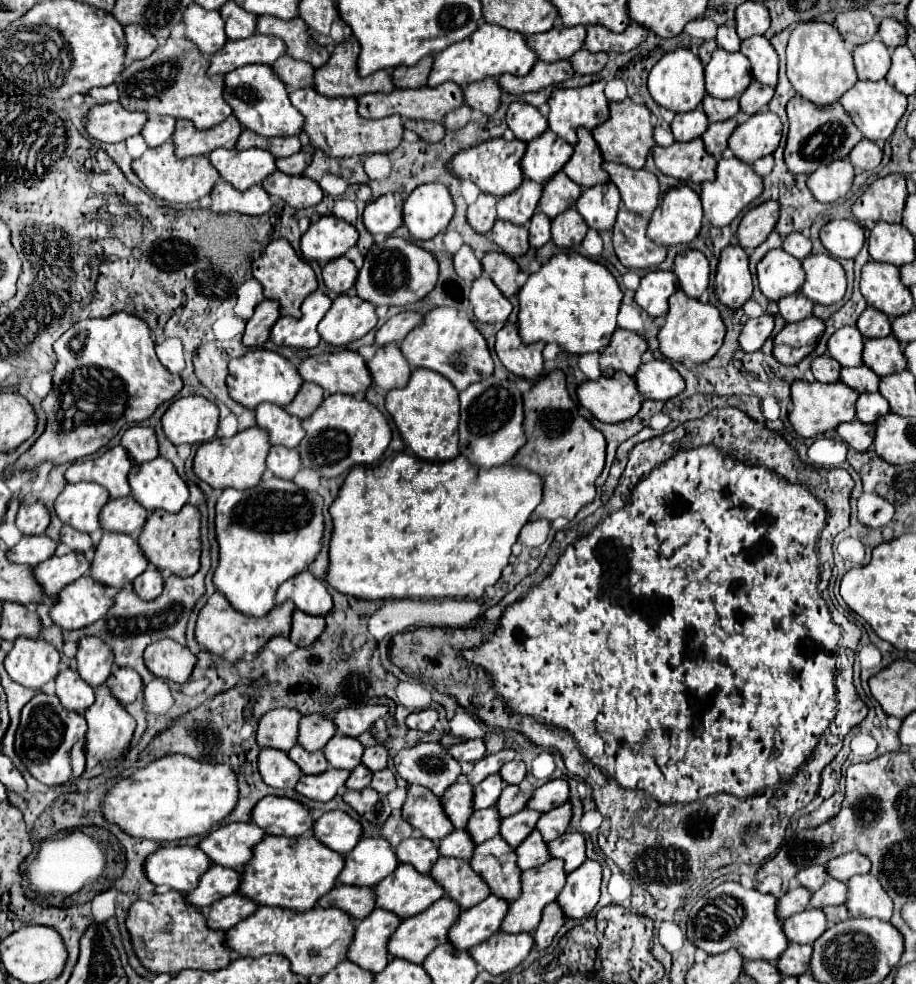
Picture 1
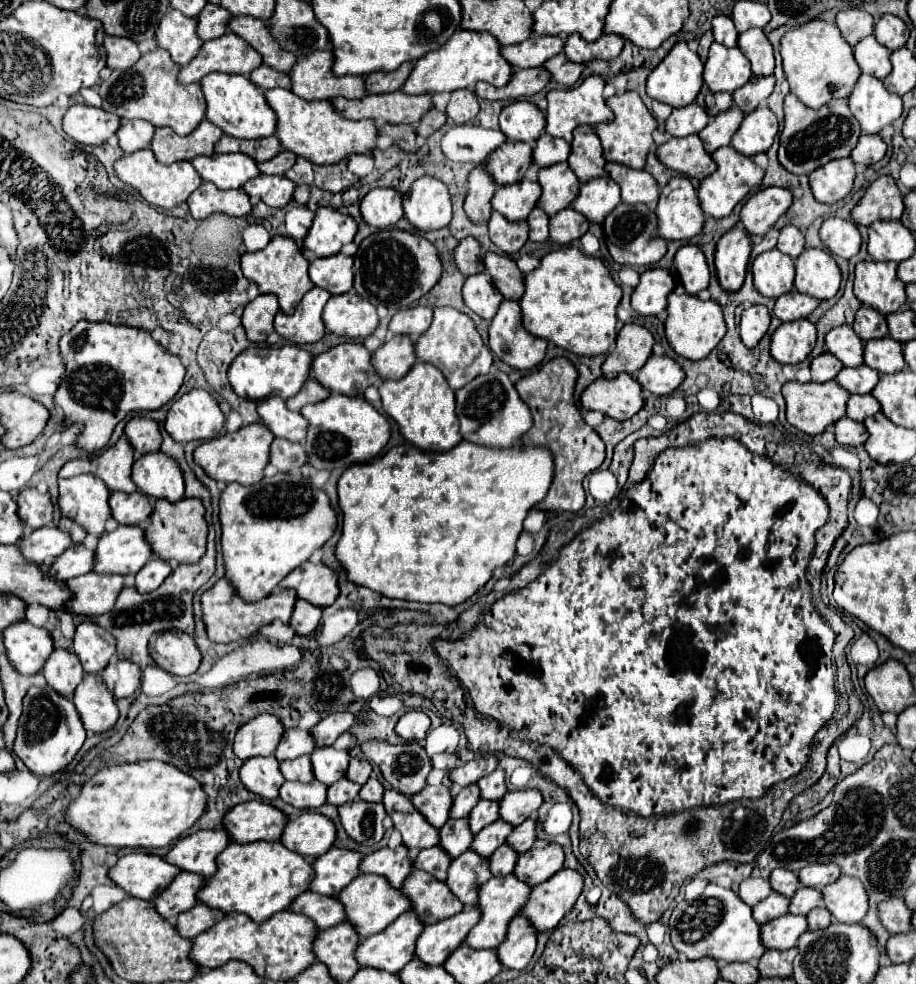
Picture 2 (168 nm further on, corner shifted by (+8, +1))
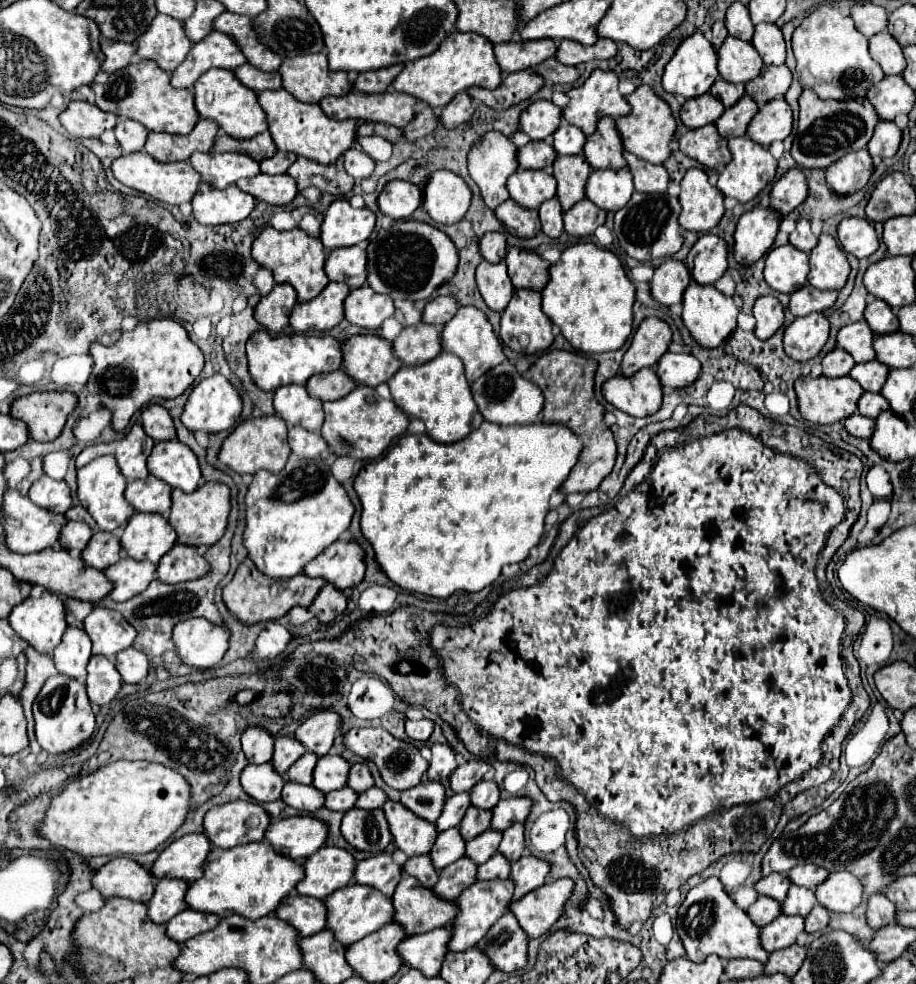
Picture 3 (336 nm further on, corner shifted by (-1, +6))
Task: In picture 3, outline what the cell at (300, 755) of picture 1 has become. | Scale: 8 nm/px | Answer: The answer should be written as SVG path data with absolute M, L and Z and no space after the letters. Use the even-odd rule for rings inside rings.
M313 753L301 755L301 757L291 765L291 769L287 771L289 781L303 783L303 785L311 785L311 783L313 783L313 769L315 769L315 763L317 763L317 755L313 755Z

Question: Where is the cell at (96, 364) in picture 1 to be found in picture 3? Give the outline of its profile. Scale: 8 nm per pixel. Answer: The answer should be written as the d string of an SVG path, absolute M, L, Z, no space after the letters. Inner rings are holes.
M173 319L145 321L135 331L123 331L113 345L93 341L89 355L93 357L93 371L85 387L111 411L111 427L115 431L123 431L131 415L145 403L183 395L183 391L203 371L201 349L189 339L181 323Z

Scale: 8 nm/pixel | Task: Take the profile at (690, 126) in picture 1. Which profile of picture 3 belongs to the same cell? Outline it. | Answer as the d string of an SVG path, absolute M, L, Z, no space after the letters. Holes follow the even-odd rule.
M705 93L701 97L693 97L683 103L681 123L687 129L697 129L697 127L715 123L723 111L725 107L721 105L721 101L717 101L717 97L713 97L711 93Z

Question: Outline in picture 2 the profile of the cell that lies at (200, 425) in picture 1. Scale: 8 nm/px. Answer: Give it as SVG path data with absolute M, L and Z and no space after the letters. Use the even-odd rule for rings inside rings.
M204 388L186 392L172 404L164 428L176 442L210 440L224 428L224 414L214 396Z

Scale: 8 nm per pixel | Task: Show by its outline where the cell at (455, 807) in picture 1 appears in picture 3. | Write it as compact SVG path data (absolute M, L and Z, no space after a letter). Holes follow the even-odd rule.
M423 781L413 789L407 789L401 793L401 803L411 809L415 815L423 817L425 821L437 821L441 815L441 809L445 805L445 787L439 781ZM421 807L425 809L419 809Z

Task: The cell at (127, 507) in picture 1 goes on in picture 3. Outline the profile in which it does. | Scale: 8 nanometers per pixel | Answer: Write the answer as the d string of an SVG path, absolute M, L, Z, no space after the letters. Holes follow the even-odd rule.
M149 475L143 481L133 481L125 489L125 499L135 511L165 513L171 507L171 487Z

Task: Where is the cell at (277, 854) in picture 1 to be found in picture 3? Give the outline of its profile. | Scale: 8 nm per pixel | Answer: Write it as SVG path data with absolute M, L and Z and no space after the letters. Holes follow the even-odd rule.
M267 841L237 845L231 849L213 847L205 861L203 877L193 881L185 901L191 909L203 913L217 913L219 917L239 913L253 921L273 913L281 899L293 891L297 881L301 881L301 861L277 853Z

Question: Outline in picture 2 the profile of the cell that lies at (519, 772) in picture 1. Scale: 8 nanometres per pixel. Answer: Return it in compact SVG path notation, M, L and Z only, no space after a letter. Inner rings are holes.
M496 768L490 776L480 778L478 782L480 798L482 800L500 800L506 794L506 782L504 782L504 770Z

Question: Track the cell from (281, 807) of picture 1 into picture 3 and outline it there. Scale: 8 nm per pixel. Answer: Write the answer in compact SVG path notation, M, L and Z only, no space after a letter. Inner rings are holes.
M231 801L217 805L207 811L203 821L209 841L223 849L263 841L269 823L269 813L253 801Z

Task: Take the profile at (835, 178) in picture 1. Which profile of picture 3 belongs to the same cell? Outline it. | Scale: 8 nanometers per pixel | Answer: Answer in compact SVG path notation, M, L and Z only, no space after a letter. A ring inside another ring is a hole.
M859 149L841 157L841 161L829 165L829 169L825 169L825 179L833 193L851 195L867 185L871 173L873 173L871 155L867 153L867 149Z

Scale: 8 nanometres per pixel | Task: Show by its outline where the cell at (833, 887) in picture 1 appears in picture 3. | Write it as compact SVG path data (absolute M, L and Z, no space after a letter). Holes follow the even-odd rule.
M791 885L787 899L783 901L783 913L785 915L801 915L807 917L809 911L817 905L817 897L813 893L813 889L805 889L805 887L797 887Z

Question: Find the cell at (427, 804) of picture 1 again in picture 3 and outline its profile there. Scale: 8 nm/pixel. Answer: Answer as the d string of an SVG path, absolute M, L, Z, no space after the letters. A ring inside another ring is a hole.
M387 801L383 805L383 811L387 815L393 841L401 851L405 851L409 857L429 853L433 841L439 835L435 823L409 813L409 809L405 809L405 805L401 805L399 801Z

